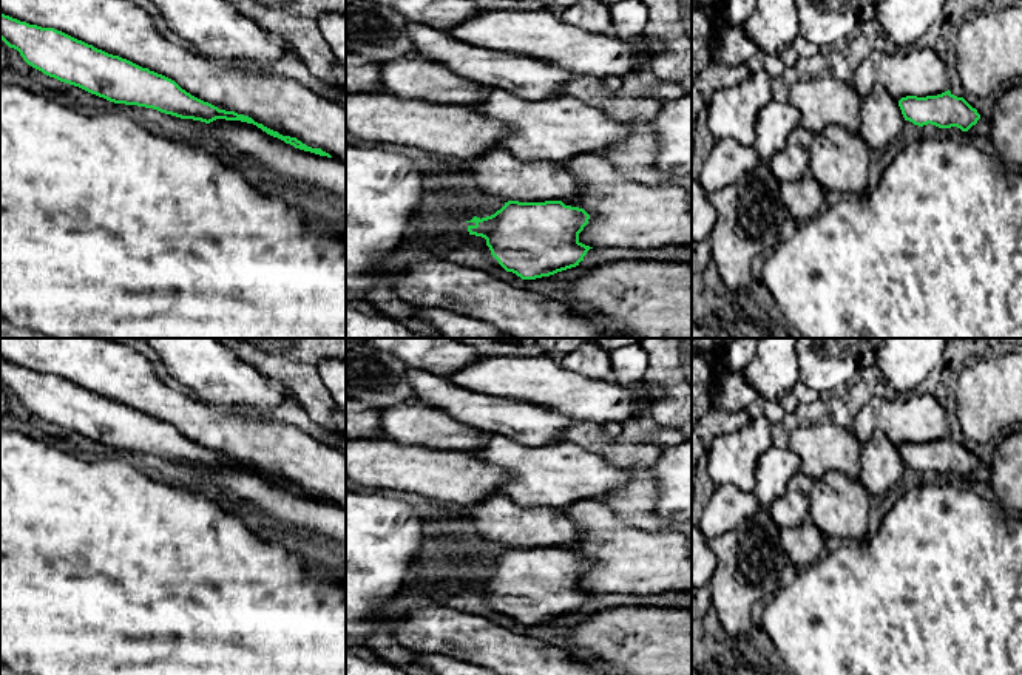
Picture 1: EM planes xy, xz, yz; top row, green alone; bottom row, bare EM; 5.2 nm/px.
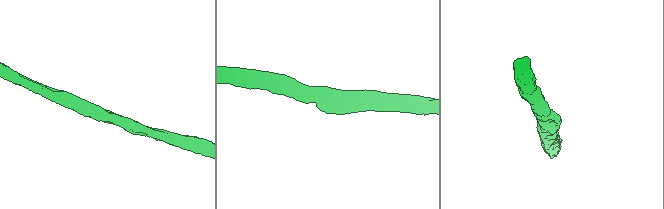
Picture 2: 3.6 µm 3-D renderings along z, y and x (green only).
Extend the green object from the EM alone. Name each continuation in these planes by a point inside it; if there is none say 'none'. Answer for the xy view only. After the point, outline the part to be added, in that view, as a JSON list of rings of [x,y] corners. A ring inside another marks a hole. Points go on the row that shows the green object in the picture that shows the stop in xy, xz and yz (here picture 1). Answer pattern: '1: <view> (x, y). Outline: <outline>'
1: xy (121, 28). Outline: [[[0,0],[0,12],[29,25],[54,28],[108,54],[148,68],[219,110],[249,116],[283,136],[321,148],[346,164],[346,107],[287,76],[270,70],[219,63],[191,46],[173,43],[157,31],[150,14],[131,0]]]

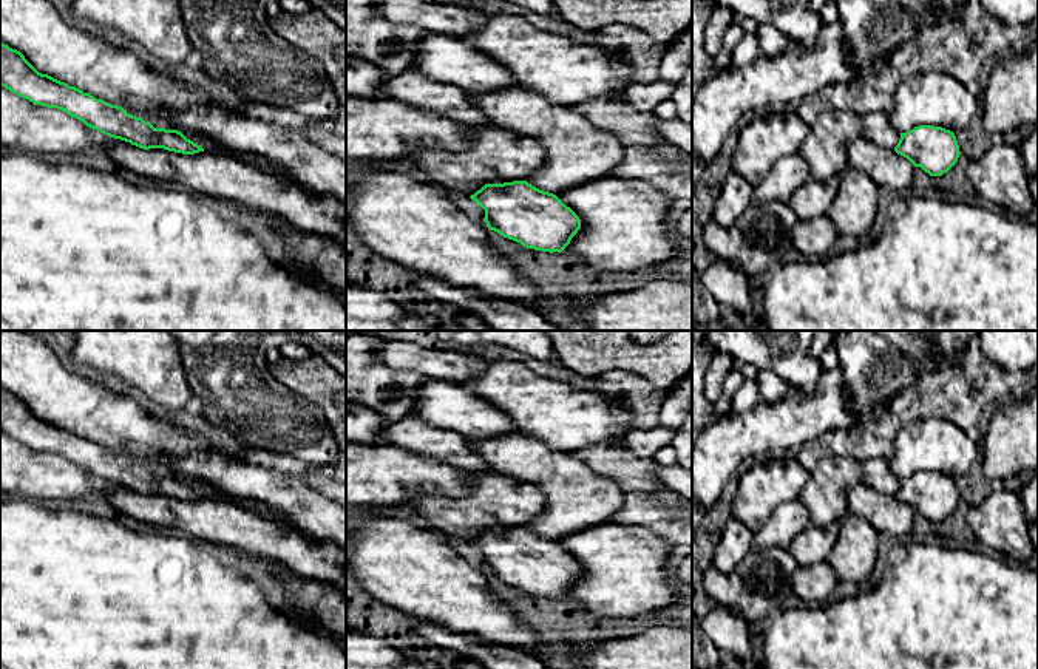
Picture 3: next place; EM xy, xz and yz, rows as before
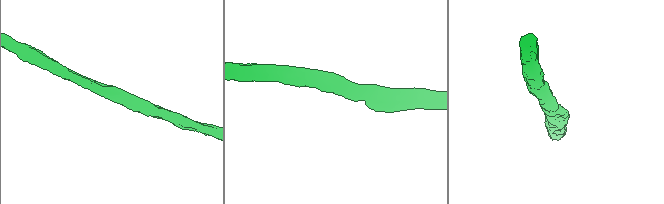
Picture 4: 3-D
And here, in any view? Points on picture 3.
1: xy (36, 28). Outline: [[[0,0],[0,42],[20,51],[42,74],[48,74],[111,105],[119,107],[124,104],[133,108],[134,113],[139,111],[142,114],[158,116],[168,111],[176,117],[179,128],[201,134],[224,151],[235,156],[261,158],[270,162],[284,178],[310,190],[331,193],[346,202],[346,162],[314,144],[300,128],[281,127],[269,121],[250,117],[243,110],[219,107],[204,90],[159,74],[134,53],[108,45],[102,39],[68,25],[63,19],[62,8],[49,0]]]

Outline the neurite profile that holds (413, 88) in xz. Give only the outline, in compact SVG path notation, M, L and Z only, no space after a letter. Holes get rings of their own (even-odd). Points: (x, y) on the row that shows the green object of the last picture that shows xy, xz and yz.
M416 71L391 76L380 90L383 99L412 105L417 110L436 111L465 127L496 127L470 102L468 91Z

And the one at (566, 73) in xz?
M517 14L488 15L480 29L457 39L505 65L519 88L556 105L573 107L612 96L619 99L636 82L616 49L551 34Z

